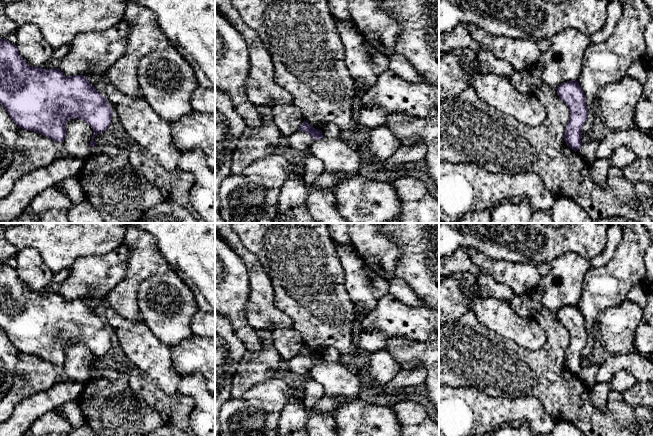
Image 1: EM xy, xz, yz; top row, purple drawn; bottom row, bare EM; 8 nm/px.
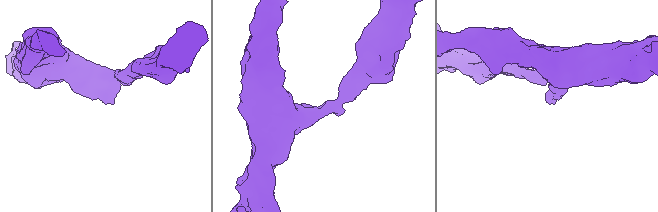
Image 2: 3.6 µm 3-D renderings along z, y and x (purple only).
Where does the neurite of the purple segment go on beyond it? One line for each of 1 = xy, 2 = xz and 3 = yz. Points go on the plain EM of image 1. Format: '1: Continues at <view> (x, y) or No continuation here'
1: No continuation here
2: No continuation here
3: No continuation here

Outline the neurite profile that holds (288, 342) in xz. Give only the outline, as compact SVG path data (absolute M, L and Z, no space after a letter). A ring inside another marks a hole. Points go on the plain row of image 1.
M293 328L276 330L271 344L277 350L280 358L286 361L298 356L304 346L301 335Z

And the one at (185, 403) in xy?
M137 370L132 371L129 385L142 401L161 415L165 424L178 427L190 436L196 436L188 420L195 407L193 397L179 392L167 395L149 377Z

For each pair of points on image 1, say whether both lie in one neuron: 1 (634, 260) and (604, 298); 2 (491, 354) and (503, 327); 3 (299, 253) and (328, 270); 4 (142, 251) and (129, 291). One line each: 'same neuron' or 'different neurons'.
1: same neuron
2: different neurons
3: same neuron
4: same neuron

